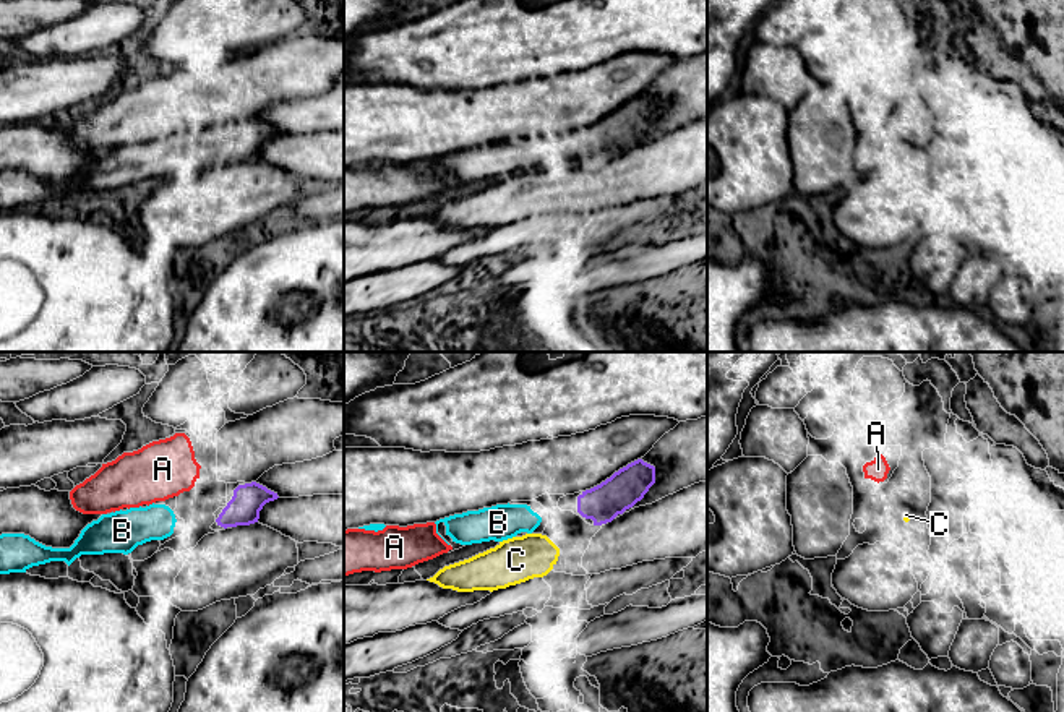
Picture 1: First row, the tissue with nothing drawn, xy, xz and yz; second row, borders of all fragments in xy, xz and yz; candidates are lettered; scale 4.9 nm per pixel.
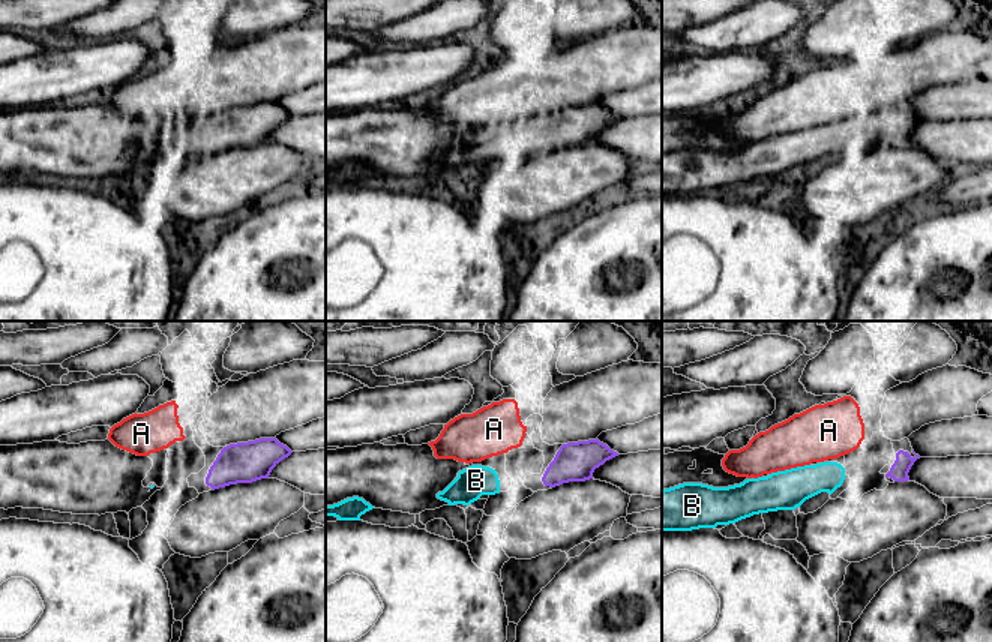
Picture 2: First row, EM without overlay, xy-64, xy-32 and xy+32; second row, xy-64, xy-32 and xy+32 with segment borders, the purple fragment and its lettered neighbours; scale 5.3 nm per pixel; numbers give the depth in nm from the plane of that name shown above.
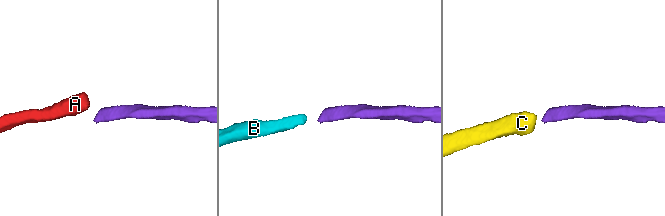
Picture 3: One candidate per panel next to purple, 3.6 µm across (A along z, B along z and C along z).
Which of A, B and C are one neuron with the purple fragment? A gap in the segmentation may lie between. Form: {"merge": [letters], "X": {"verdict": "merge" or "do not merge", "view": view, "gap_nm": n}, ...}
{"merge": ["B"], "A": {"verdict": "do not merge", "view": "xy", "gap_nm": 190}, "B": {"verdict": "merge", "view": "xz", "gap_nm": 190}, "C": {"verdict": "do not merge", "view": "xz", "gap_nm": 200}}

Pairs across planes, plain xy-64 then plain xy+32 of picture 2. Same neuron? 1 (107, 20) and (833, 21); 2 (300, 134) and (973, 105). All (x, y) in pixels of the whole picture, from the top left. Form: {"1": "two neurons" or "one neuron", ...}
{"1": "two neurons", "2": "two neurons"}

